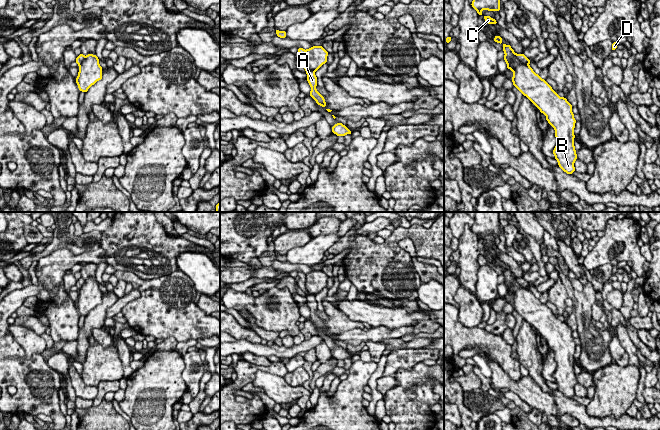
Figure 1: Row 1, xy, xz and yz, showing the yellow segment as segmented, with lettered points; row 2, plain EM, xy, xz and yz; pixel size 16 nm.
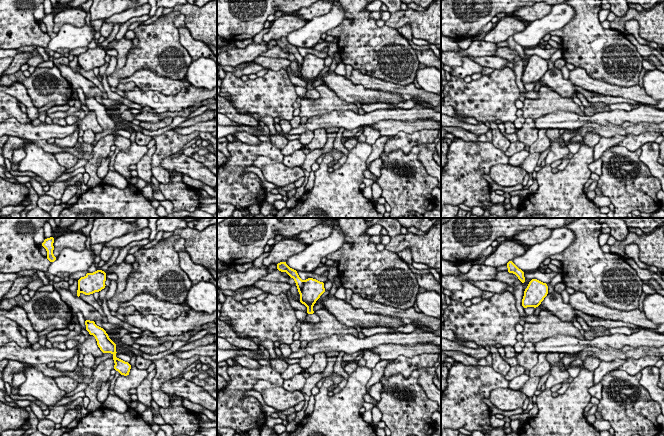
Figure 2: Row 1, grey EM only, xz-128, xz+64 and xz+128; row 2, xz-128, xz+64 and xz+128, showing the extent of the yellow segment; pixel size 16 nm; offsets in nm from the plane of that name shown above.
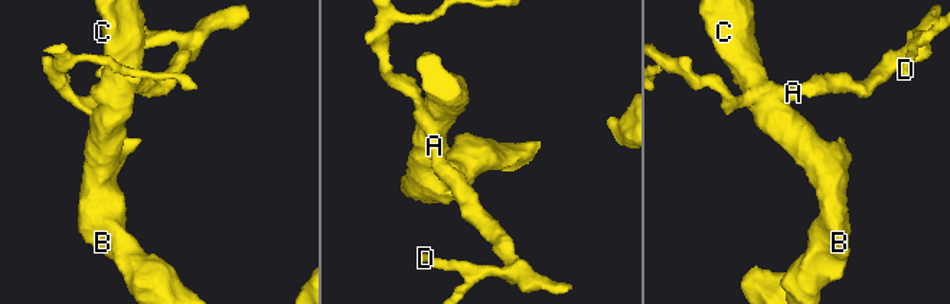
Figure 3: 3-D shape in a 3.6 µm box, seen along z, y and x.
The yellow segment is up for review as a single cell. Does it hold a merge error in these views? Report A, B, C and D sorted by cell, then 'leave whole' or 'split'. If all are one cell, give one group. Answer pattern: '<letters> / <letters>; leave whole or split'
A D / B C; split

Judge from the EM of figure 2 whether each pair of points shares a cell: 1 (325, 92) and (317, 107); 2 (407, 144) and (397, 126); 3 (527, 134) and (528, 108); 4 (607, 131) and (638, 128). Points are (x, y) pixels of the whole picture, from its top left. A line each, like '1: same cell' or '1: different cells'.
1: same cell
2: different cells
3: different cells
4: same cell

